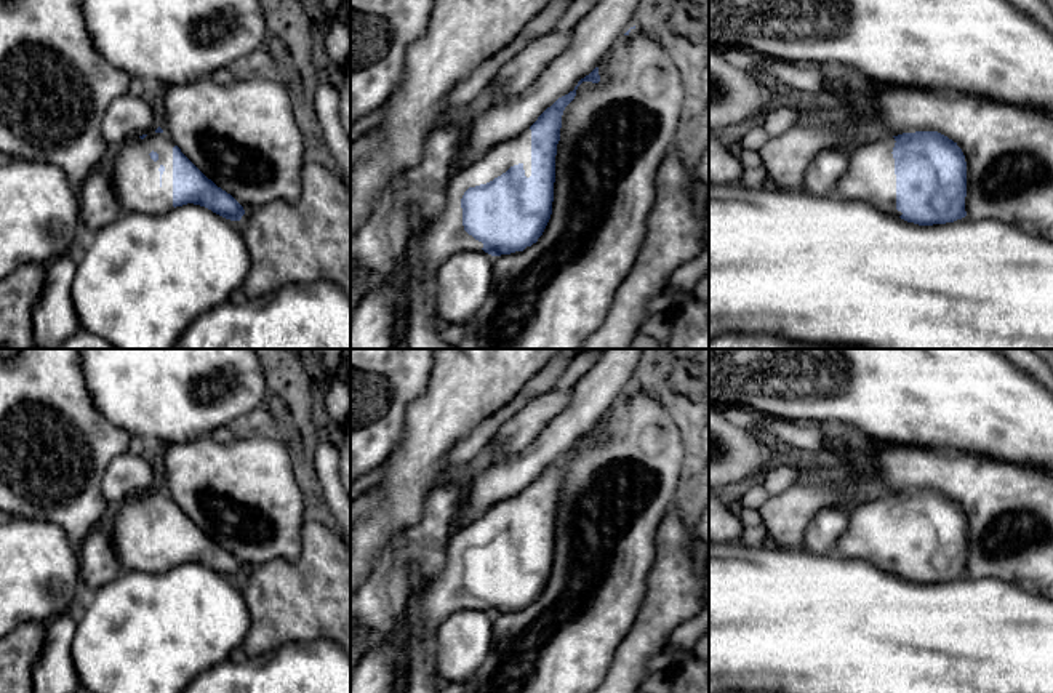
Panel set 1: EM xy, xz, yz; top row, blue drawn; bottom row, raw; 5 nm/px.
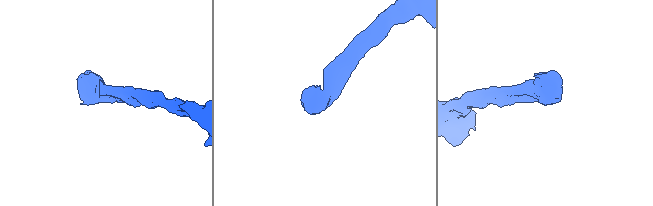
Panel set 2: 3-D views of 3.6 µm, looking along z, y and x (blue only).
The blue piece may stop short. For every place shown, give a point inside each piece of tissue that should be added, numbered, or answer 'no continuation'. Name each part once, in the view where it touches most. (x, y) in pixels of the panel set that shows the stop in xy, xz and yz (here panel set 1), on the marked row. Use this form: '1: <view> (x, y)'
1: xz (373, 325)

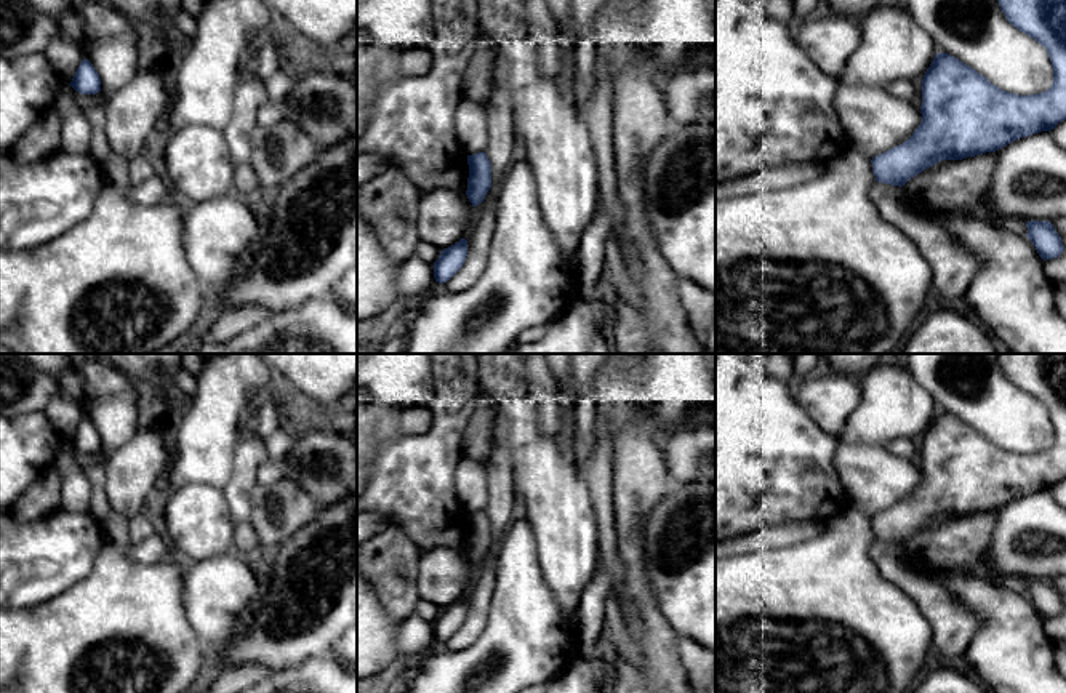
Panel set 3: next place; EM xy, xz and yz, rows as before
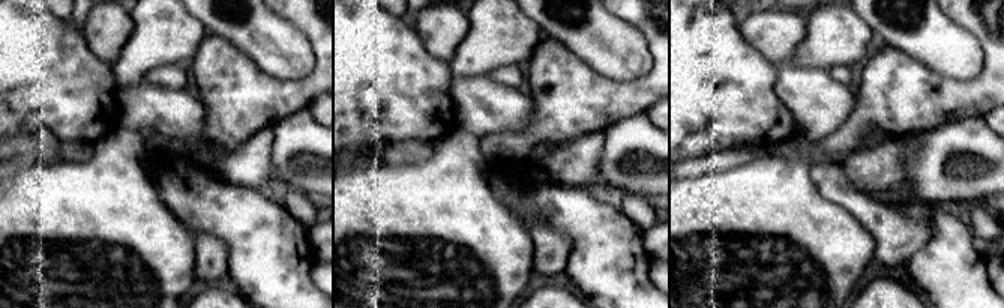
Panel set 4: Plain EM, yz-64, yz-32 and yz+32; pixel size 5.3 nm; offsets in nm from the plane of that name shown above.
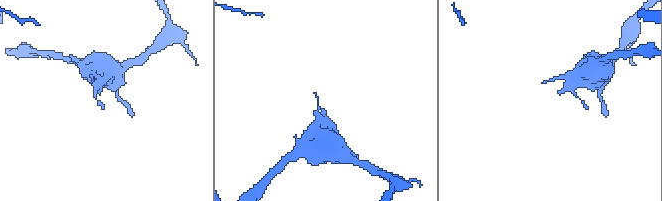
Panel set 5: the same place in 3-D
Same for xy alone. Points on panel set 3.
no continuation

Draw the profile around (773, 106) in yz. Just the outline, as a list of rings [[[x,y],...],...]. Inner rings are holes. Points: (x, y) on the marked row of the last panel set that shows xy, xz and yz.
[[[715,0],[715,181],[746,178],[791,162],[826,166],[850,146],[834,109],[837,80],[810,61],[765,6],[767,0]]]

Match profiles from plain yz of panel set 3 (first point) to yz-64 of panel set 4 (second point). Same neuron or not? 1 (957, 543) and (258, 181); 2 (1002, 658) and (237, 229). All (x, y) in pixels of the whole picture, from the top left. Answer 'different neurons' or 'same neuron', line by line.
1: same neuron
2: same neuron

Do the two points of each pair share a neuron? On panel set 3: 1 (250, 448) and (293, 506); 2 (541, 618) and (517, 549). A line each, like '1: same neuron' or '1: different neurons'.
1: different neurons
2: same neuron

